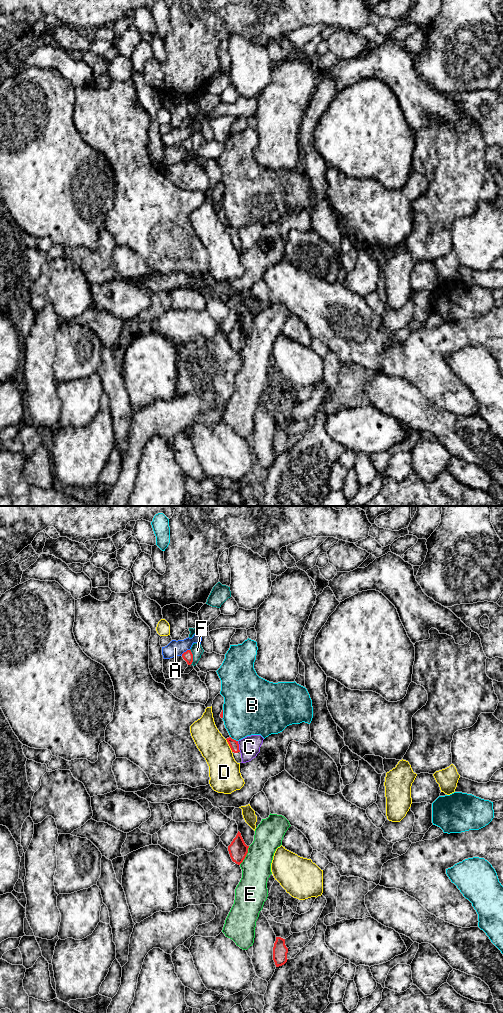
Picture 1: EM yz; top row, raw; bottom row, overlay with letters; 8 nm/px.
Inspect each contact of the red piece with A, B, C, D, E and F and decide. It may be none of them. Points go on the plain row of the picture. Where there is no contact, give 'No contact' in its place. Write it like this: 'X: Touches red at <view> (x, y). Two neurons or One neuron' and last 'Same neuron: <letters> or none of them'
A: Touches red at yz (186, 139). Two neurons
B: Touches red at yz (233, 227). Two neurons
C: Touches red at yz (238, 234). Two neurons
D: Touches red at yz (229, 233). Two neurons
E: Touches red at yz (246, 342). Two neurons
F: Touches red at yz (192, 145). Two neurons
Same neuron: none of them

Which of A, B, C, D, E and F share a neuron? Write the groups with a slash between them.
A / B / C / D / E / F

